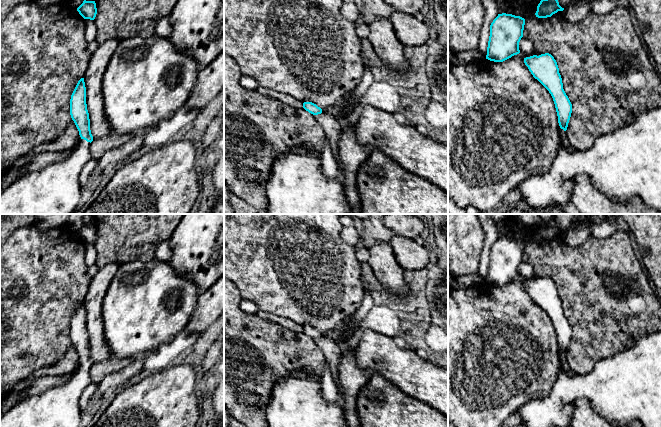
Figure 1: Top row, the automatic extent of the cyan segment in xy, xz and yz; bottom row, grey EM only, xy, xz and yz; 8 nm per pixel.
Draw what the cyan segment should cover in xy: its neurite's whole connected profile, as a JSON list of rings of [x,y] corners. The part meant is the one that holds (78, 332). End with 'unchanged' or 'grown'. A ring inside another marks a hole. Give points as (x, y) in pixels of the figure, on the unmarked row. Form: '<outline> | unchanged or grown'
[[[84,302],[71,319],[70,339],[81,361],[79,369],[65,384],[20,400],[0,417],[0,427],[79,427],[79,401],[91,382],[89,370],[93,365]]] | grown

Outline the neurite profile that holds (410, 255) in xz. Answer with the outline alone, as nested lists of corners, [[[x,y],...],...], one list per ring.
[[[395,234],[389,244],[402,269],[418,271],[429,266],[430,251],[414,239]]]

